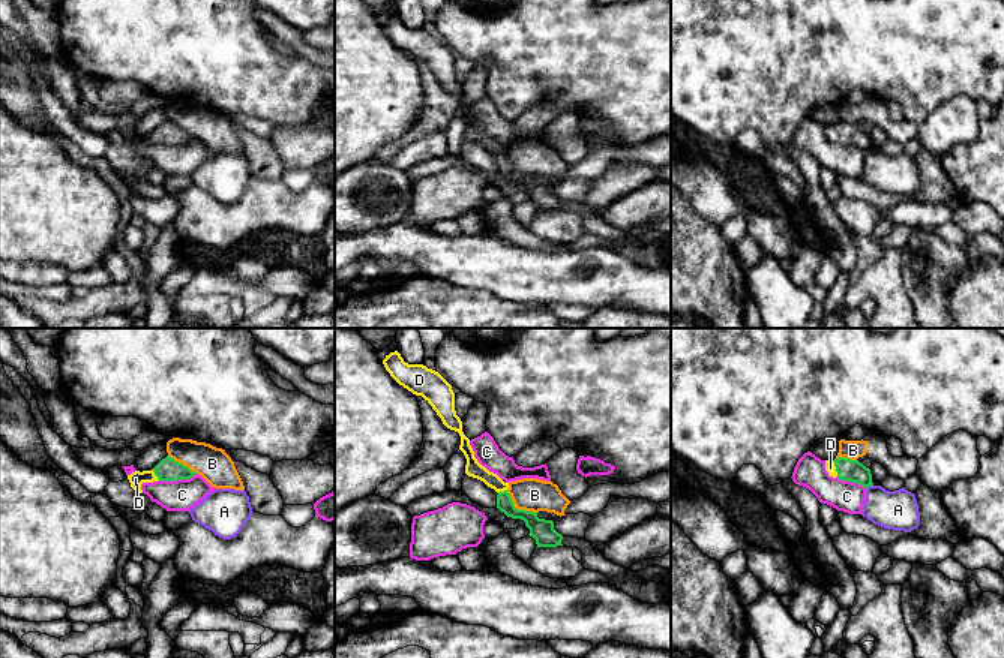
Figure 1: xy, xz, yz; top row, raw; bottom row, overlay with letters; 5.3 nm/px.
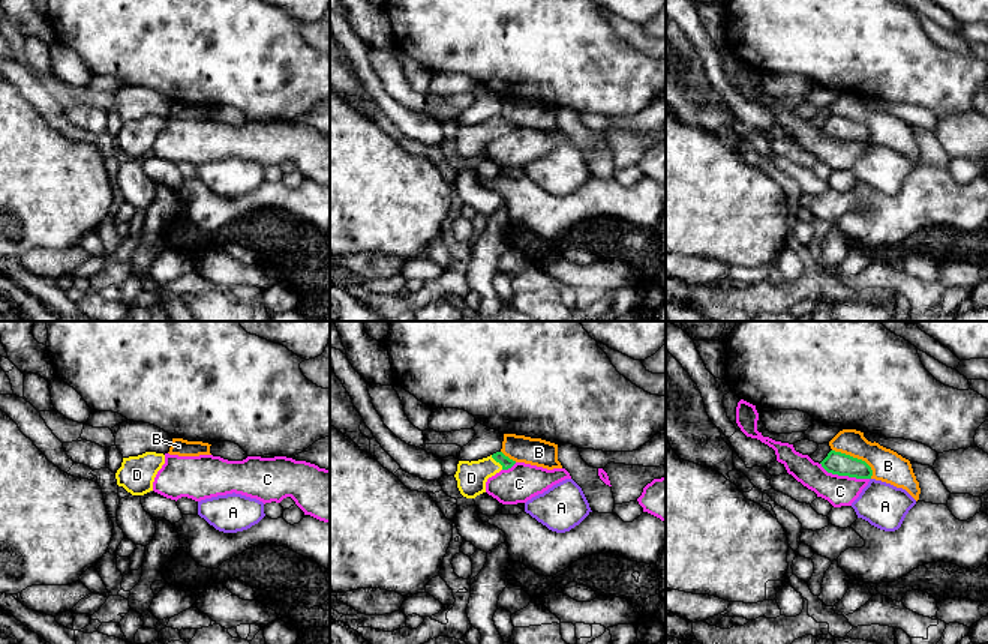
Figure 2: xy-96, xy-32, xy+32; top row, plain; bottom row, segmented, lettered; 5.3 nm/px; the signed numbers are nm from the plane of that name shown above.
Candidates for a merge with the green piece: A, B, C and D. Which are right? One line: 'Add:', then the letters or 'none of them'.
Add: D

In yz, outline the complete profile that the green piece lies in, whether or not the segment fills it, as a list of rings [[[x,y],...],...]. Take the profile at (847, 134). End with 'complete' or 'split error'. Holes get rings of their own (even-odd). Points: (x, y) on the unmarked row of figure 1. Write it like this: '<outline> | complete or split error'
[[[839,121],[836,124],[825,124],[825,135],[830,141],[839,142],[842,145],[857,147],[863,151],[873,150],[870,133],[866,132],[858,124],[851,124],[846,121]]] | split error

